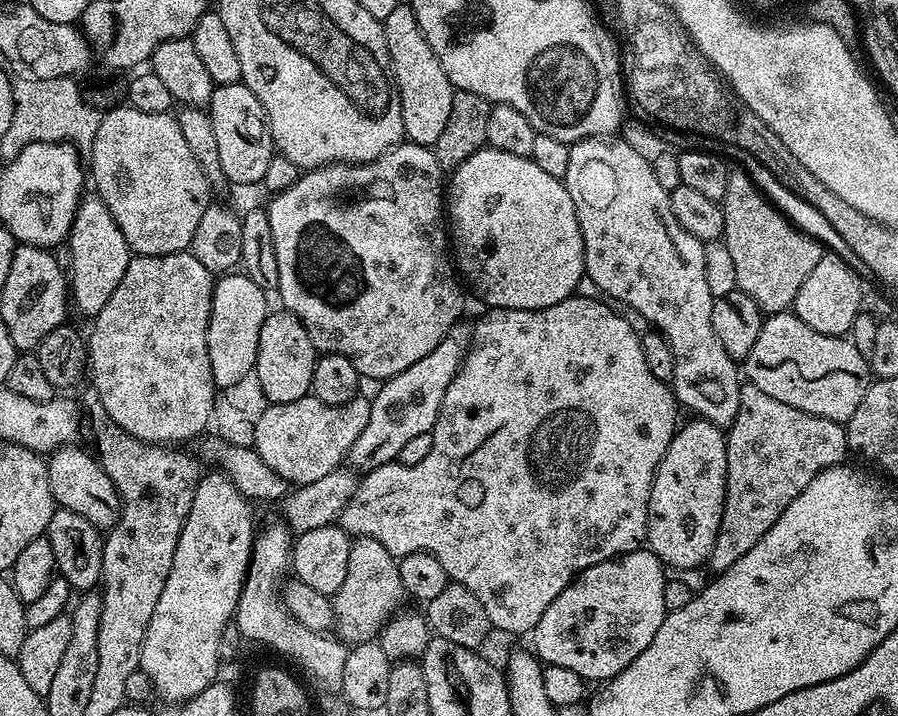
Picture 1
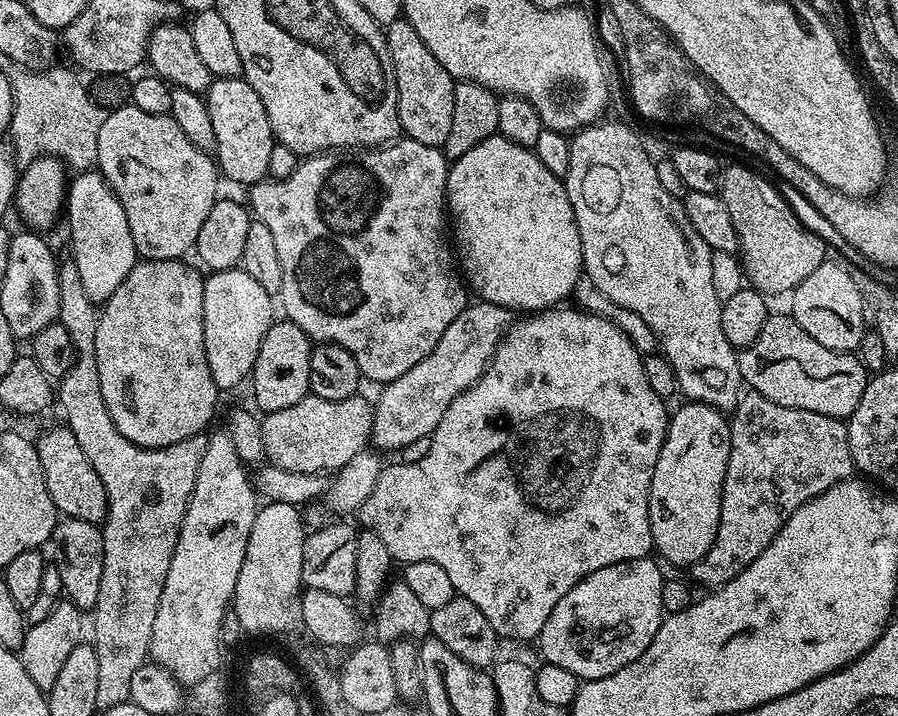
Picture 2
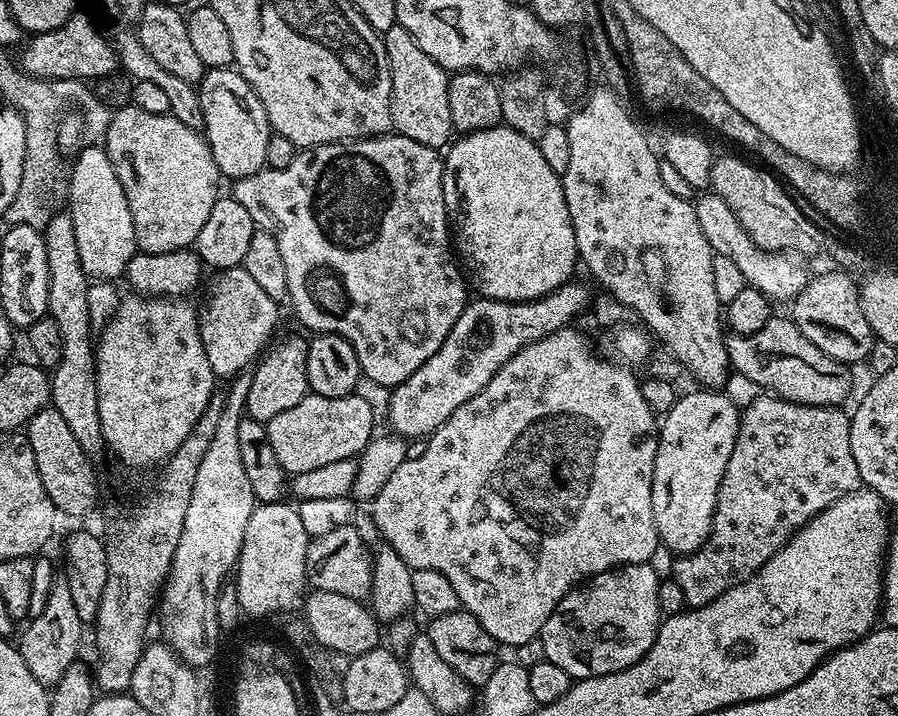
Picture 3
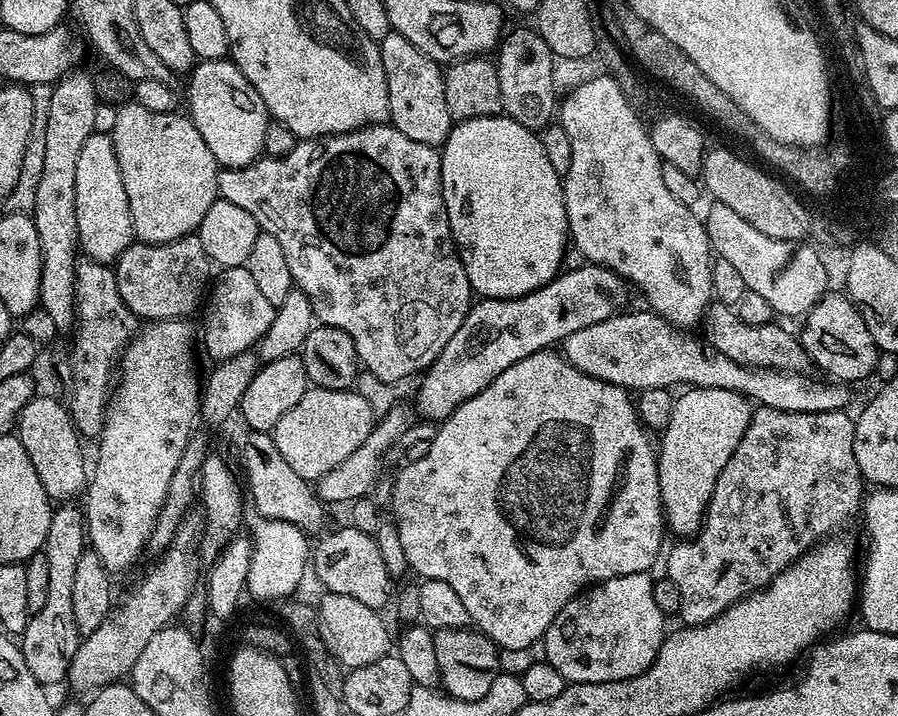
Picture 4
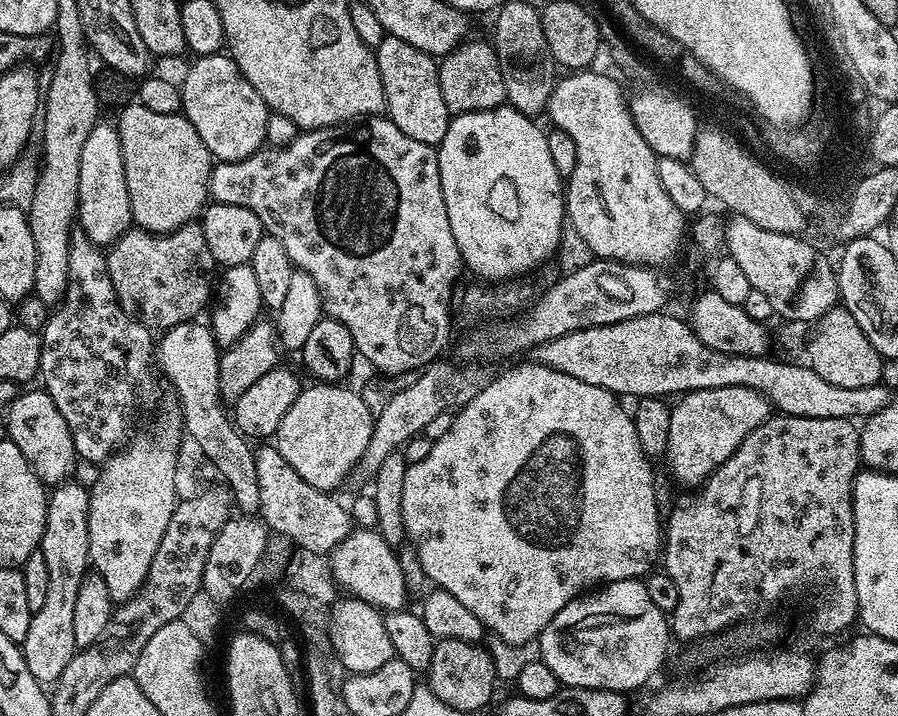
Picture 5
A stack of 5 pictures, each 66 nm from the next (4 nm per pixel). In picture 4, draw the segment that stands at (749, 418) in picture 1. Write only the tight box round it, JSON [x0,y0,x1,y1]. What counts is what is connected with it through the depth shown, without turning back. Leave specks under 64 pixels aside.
[668,407,866,625]

